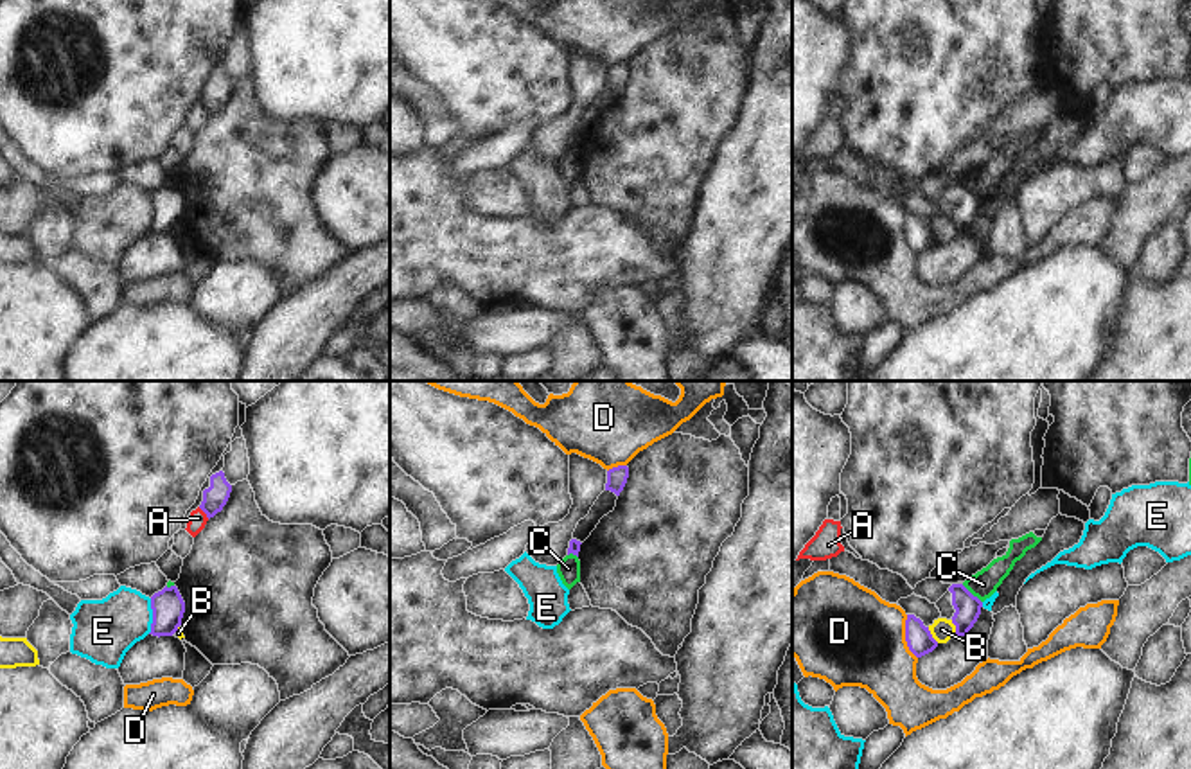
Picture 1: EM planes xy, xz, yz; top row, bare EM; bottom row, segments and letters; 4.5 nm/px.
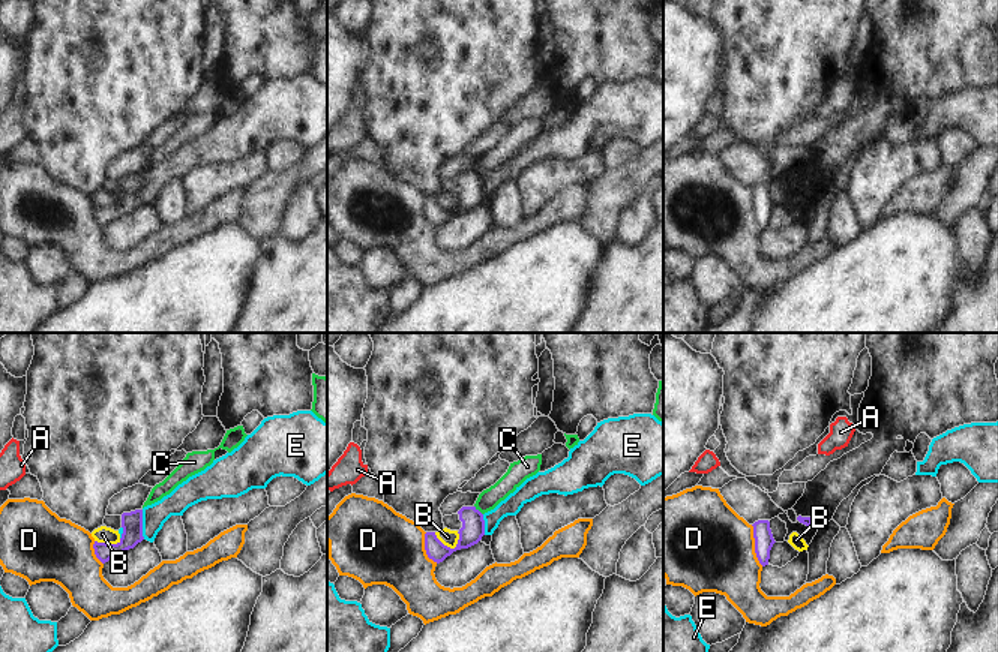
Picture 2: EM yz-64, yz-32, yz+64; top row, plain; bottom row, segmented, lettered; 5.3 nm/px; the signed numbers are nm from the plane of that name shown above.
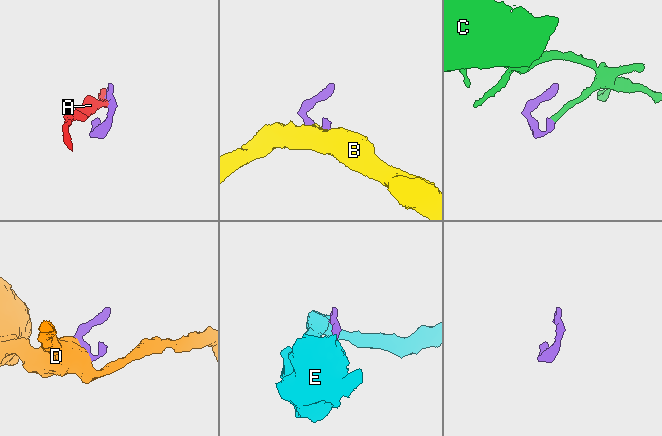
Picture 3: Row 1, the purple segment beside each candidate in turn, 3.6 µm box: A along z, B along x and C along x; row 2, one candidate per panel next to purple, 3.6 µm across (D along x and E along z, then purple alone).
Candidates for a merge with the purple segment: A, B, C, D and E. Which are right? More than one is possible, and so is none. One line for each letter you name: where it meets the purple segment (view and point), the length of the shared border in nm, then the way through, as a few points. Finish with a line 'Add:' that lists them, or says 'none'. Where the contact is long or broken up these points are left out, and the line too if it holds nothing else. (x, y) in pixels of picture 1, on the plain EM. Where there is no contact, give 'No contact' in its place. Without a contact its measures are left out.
Add: none.

